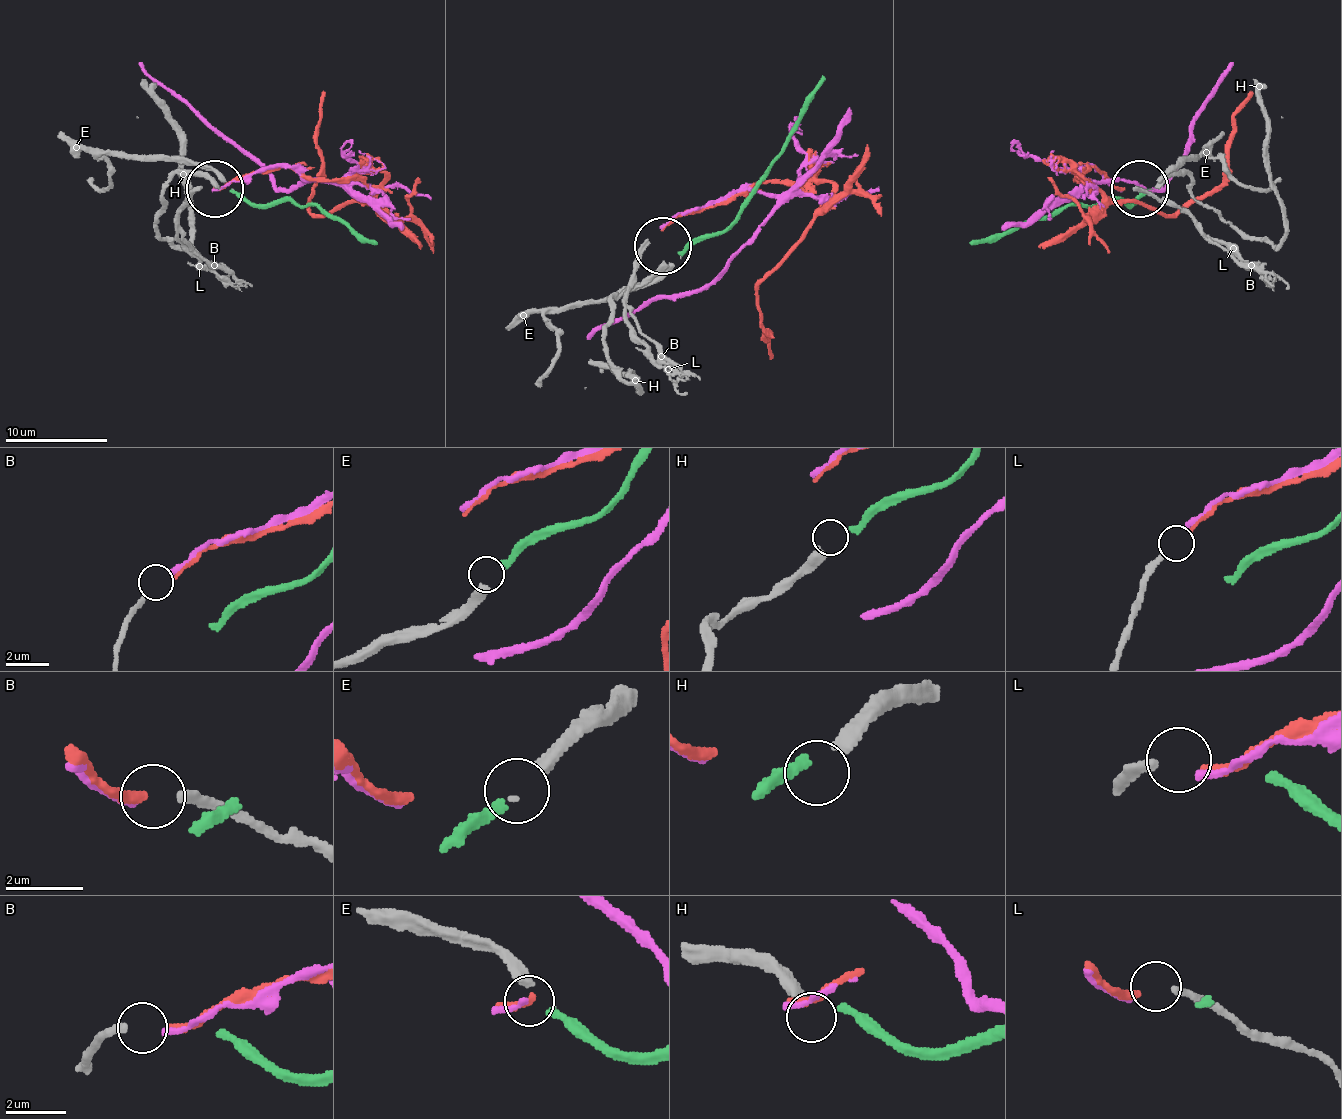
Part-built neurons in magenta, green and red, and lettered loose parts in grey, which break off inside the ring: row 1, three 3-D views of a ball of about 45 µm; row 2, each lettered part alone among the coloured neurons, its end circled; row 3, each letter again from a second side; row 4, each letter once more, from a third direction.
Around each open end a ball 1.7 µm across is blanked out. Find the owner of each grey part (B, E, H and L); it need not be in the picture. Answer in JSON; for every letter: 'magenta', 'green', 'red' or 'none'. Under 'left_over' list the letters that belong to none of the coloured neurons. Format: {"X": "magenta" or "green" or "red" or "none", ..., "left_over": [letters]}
{"B": "magenta", "E": "green", "H": "none", "L": "red", "left_over": ["H"]}

